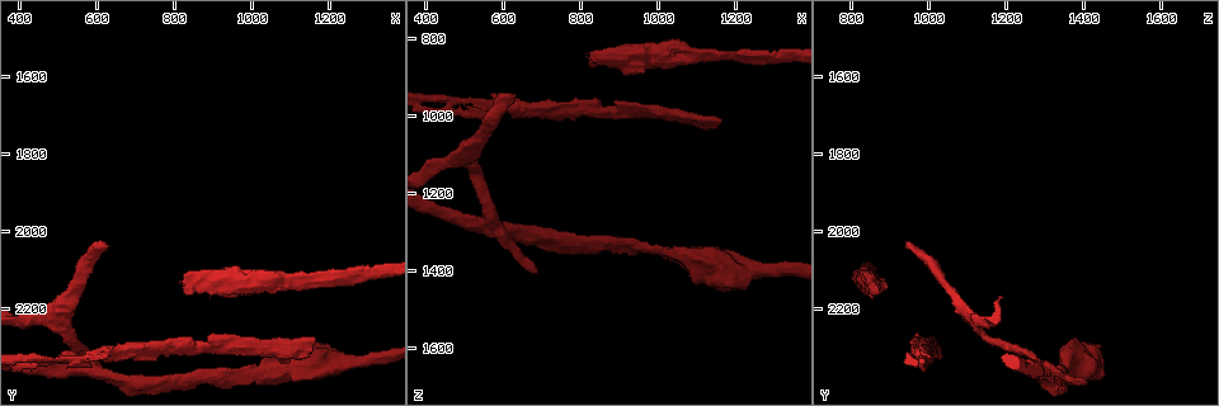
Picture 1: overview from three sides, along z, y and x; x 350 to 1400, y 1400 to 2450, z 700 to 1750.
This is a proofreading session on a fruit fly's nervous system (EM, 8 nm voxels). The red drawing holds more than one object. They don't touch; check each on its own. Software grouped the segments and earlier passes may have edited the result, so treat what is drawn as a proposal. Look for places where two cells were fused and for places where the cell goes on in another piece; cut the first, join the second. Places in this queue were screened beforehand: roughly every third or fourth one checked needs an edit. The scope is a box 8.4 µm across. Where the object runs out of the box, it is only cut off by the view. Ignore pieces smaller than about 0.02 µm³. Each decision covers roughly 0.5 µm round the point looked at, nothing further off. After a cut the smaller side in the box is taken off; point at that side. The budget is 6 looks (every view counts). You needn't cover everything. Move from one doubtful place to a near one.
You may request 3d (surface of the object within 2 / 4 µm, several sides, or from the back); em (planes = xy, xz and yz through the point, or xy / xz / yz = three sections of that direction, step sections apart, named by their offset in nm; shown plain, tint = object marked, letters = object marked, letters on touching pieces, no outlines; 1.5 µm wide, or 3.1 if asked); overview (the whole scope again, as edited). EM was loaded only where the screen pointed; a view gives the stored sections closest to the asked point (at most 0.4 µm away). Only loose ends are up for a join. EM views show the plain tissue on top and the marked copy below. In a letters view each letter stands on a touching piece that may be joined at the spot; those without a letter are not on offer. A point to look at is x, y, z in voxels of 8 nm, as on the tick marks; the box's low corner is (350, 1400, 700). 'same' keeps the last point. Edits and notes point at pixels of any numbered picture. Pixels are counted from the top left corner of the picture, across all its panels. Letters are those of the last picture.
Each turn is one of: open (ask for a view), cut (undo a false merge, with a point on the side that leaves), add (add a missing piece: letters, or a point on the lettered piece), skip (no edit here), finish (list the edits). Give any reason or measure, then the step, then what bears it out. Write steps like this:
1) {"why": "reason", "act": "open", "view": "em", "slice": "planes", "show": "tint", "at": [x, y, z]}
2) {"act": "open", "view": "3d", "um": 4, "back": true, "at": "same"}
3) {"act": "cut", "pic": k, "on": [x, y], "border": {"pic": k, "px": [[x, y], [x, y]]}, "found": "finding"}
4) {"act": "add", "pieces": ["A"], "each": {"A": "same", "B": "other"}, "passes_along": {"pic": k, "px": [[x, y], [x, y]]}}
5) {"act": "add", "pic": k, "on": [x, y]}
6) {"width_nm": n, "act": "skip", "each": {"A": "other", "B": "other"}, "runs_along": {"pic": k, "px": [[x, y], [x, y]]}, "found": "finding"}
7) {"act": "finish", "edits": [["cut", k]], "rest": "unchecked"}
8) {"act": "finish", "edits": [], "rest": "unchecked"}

{"why": "end of a long branch", "act": "open", "view": "3d", "um": 4, "at": [630, 2035, 945]}

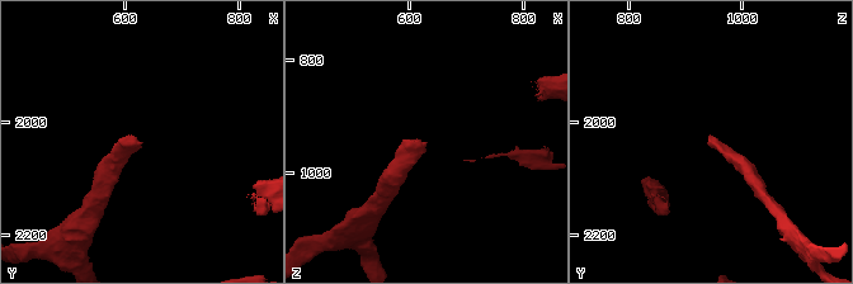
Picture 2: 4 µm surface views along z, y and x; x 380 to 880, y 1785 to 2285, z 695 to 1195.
{"why": "now the EM", "act": "open", "view": "em", "slice": "yz", "step": 8, "show": "tint", "at": [630, 2035, 950]}

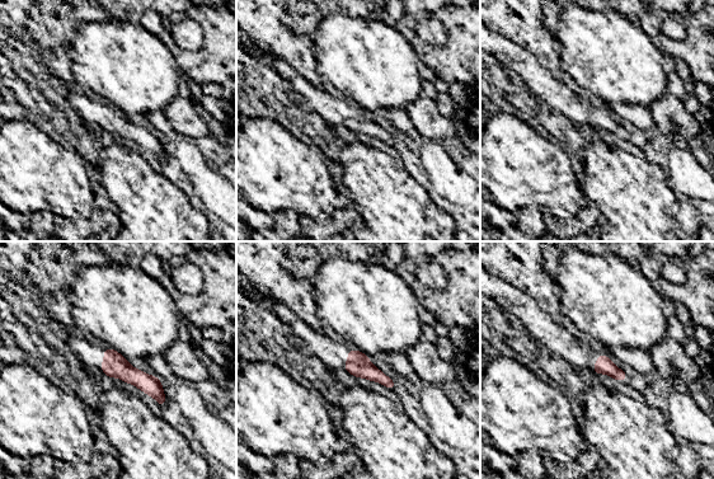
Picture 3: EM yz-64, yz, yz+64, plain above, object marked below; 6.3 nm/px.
{"act": "open", "view": "em", "slice": "planes", "show": "letters", "at": "same"}

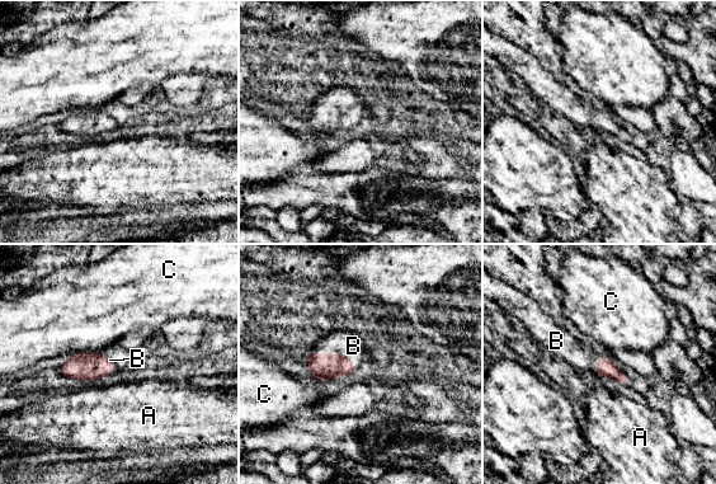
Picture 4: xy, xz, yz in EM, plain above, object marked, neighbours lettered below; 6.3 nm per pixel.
{"width_nm": 110, "act": "add", "pic": 4, "on": [353, 346], "each": {"A": "other", "B": "same", "C": "other"}, "passes_along": {"pic": 4, "px": [[324, 366], [334, 355], [353, 346]]}, "found": "it goes on there"}

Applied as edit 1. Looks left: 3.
{"act": "open", "view": "overview"}

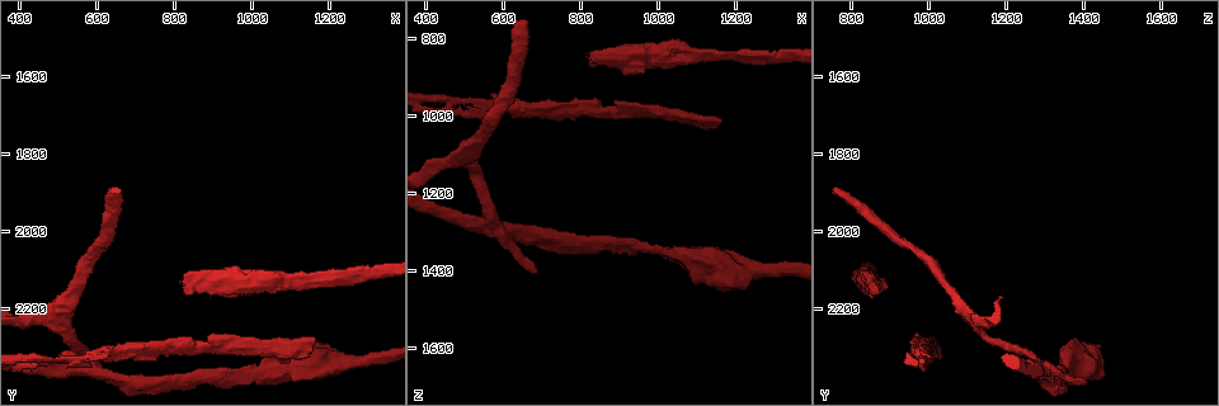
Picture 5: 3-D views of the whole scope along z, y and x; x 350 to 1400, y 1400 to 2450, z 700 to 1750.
{"why": "arms part here", "act": "open", "view": "em", "slice": "xy", "step": 4, "show": "tint", "at": [580, 2355, 1280]}

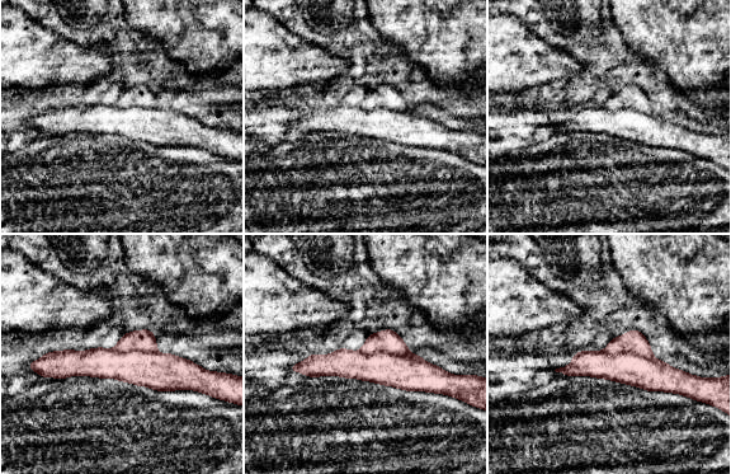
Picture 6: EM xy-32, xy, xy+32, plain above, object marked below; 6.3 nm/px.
{"why": "cut it another way", "act": "open", "view": "em", "slice": "xz", "step": 8, "show": "letters", "at": "same"}

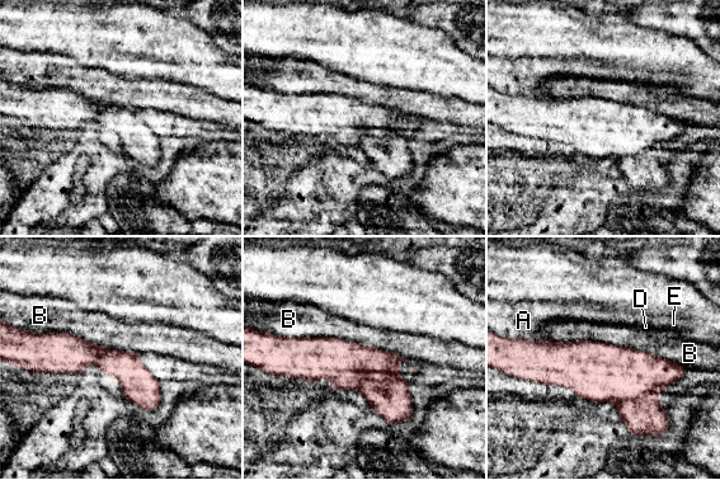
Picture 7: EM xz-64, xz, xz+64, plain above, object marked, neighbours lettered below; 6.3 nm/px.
{"longest_contact_nm": ["B", 950], "act": "cut", "pic": 7, "on": [393, 404], "each": {"A": "other", "B": "other", "D": "other", "E": "other"}, "border": {"pic": 7, "px": [[408, 382], [360, 390]]}, "found": "two cells meet here"}

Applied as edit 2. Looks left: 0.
{"act": "finish", "edits": [["add", 4], ["cut", 7]], "rest": "unchecked"}

